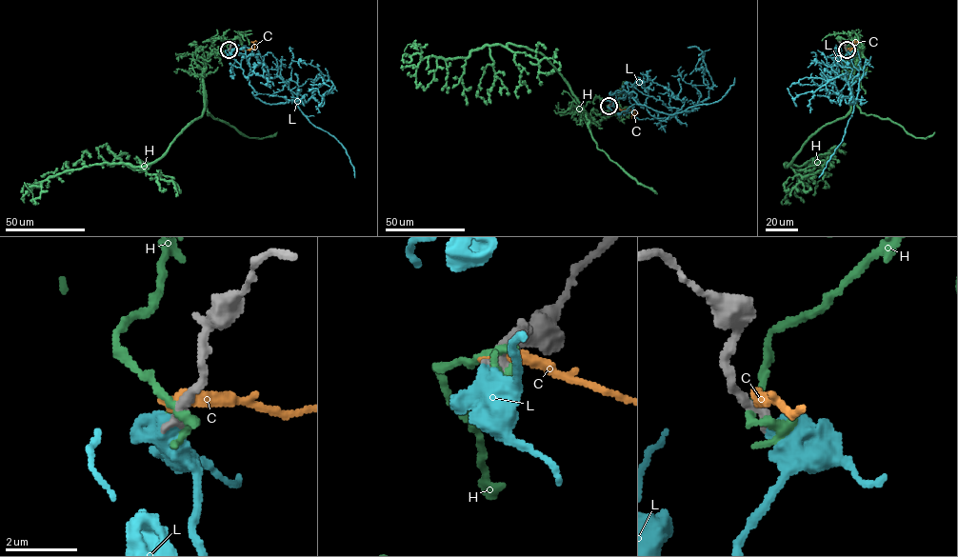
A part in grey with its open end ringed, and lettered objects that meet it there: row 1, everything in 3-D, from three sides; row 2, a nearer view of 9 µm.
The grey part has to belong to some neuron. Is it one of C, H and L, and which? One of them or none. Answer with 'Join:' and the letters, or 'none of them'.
Join: L

